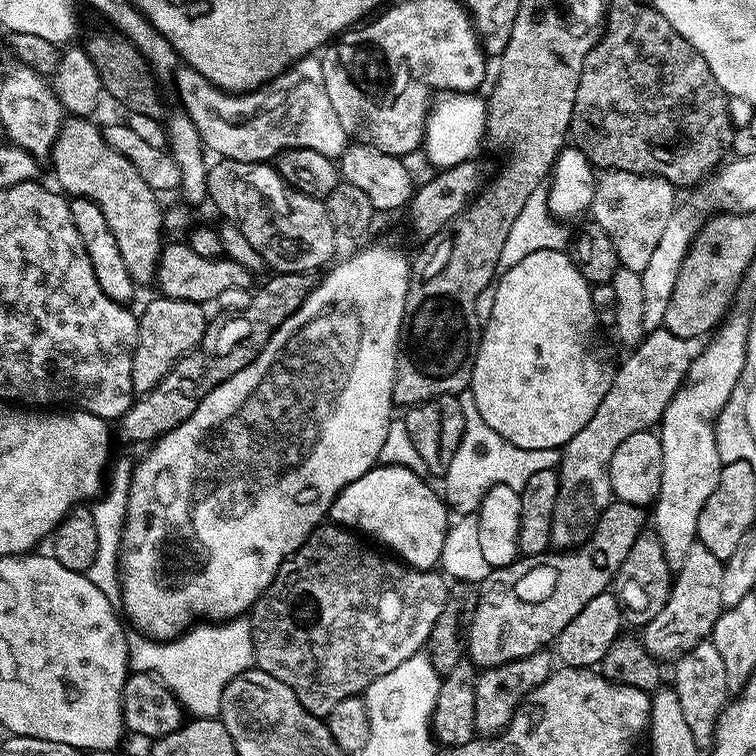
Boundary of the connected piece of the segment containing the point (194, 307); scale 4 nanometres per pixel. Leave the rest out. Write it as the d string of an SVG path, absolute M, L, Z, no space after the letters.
M169 296L155 298L139 313L140 329L132 352L132 391L146 394L166 378L166 374L184 355L201 347L205 339L204 311L194 302L175 300Z

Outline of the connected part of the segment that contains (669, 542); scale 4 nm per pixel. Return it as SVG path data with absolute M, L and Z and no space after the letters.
M732 314L715 329L714 335L707 341L709 344L701 352L699 349L695 353L688 376L674 394L674 398L666 406L664 416L658 425L663 460L662 486L654 501L656 513L653 516L651 513L650 520L651 523L652 520L656 523L654 525L655 534L662 542L666 562L673 570L682 566L682 561L686 558L687 552L690 551L690 546L694 546L698 542L696 539L698 514L702 514L702 506L706 506L706 498L710 498L710 494L714 494L714 486L718 486L722 461L716 445L715 422L719 418L721 410L726 406L734 386L738 386L740 381L744 363L748 357L749 323L749 317Z

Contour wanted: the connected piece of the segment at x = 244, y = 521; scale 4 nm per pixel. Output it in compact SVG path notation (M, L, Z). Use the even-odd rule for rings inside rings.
M367 246L357 250L349 260L344 260L341 264L333 263L323 273L325 276L319 277L316 287L312 289L306 302L302 302L302 306L298 306L298 310L294 310L294 314L290 314L290 318L286 318L282 326L273 330L272 337L262 345L260 353L245 368L226 378L226 382L214 386L210 394L199 397L190 418L186 418L181 424L165 432L147 449L149 452L140 461L138 459L135 461L128 491L128 505L124 515L124 529L120 539L118 567L120 569L119 603L122 605L122 612L127 623L131 627L133 624L136 627L133 629L137 633L153 640L175 640L182 630L180 620L185 620L185 625L192 626L197 622L223 622L243 617L276 577L280 561L288 559L292 553L298 551L309 534L320 527L322 521L328 516L334 498L338 498L342 489L350 486L350 482L362 478L362 474L377 467L382 442L386 442L388 428L394 419L392 383L396 373L396 350L406 306L405 253L401 251L396 255L396 260L388 260L388 264L396 268L396 274L393 274L392 280L384 280L384 272L376 272L376 256L368 256ZM264 424L280 424L280 429L264 428Z

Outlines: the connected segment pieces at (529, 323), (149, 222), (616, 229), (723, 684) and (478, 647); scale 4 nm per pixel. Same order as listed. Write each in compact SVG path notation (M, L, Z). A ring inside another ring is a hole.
M551 248L528 254L518 266L500 272L491 296L492 313L486 316L482 328L470 385L474 402L478 402L478 414L482 414L490 430L502 434L508 444L521 448L525 454L538 454L547 448L563 449L594 418L594 410L606 398L614 375L614 364L608 361L607 354L592 348L598 325L589 282L578 274L578 266L574 266L567 251Z
M68 118L60 126L60 132L52 147L50 163L56 171L56 180L69 197L84 196L92 200L106 214L106 223L114 230L122 262L130 270L130 278L137 285L151 285L156 274L156 261L160 258L164 212L158 201L158 194L146 186L142 174L118 154L104 137L99 127L92 125L88 118Z
M617 168L599 173L590 216L594 223L606 230L606 234L610 234L610 242L614 242L614 250L618 250L621 268L647 273L652 255L659 250L660 243L665 243L666 222L670 222L678 207L676 196L677 189L661 176L639 176L637 172Z
M711 639L701 640L698 646L675 661L673 668L676 669L672 672L671 683L678 694L678 702L682 702L682 718L686 718L690 734L694 734L697 744L711 745L716 735L716 723L730 703L730 689L722 654L718 654L718 646L714 646Z
M613 499L612 504L604 513L602 513L599 521L593 528L591 535L583 542L583 544L576 545L576 547L567 550L549 550L538 555L519 557L510 566L491 569L487 573L488 576L481 582L481 584L478 584L474 622L471 623L466 641L466 652L469 661L475 667L481 669L493 668L496 665L502 665L508 661L517 660L520 657L528 657L532 653L543 651L546 647L549 647L556 640L558 634L570 624L571 619L573 619L575 615L586 606L586 603L590 602L591 598L596 598L598 594L609 591L609 588L615 583L616 574L621 568L622 562L626 560L626 555L630 552L630 546L634 546L634 542L638 539L640 533L645 531L646 512L645 516L644 512L645 509L639 504L631 504L630 502L622 502L621 500Z

